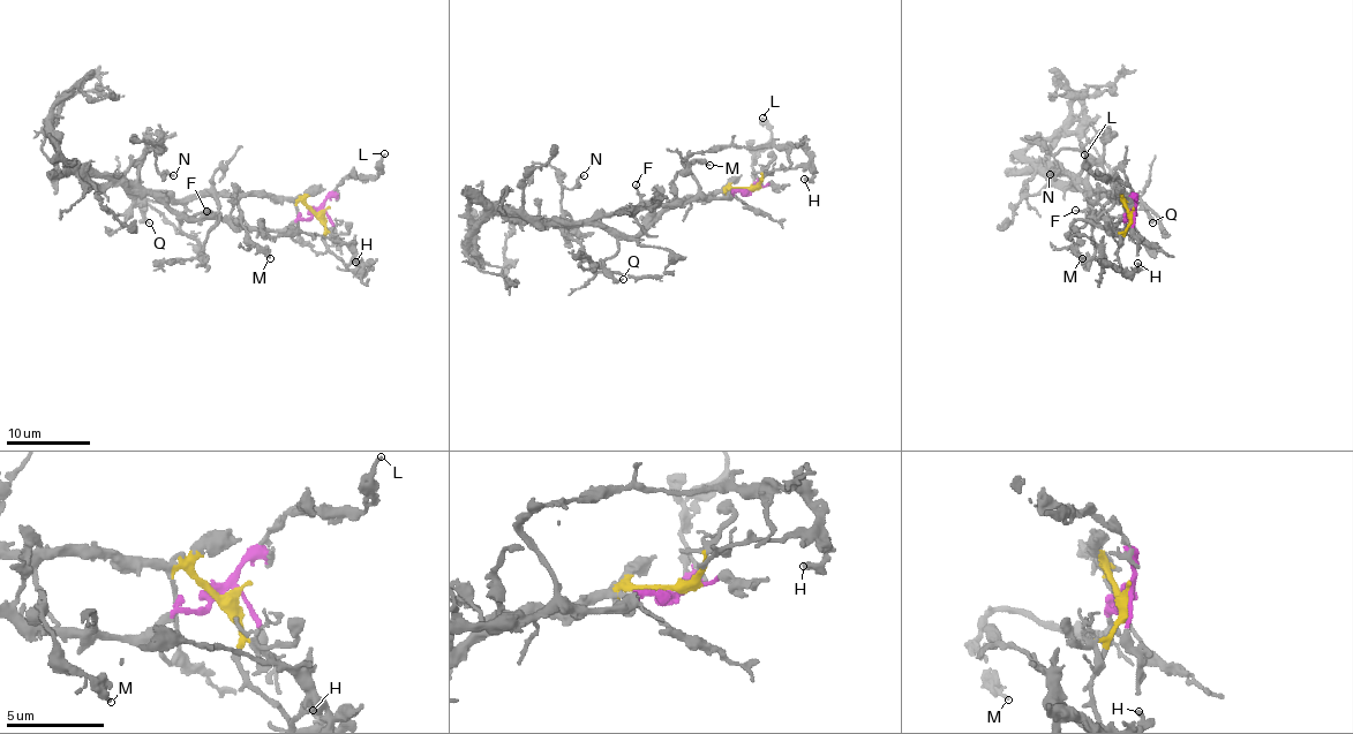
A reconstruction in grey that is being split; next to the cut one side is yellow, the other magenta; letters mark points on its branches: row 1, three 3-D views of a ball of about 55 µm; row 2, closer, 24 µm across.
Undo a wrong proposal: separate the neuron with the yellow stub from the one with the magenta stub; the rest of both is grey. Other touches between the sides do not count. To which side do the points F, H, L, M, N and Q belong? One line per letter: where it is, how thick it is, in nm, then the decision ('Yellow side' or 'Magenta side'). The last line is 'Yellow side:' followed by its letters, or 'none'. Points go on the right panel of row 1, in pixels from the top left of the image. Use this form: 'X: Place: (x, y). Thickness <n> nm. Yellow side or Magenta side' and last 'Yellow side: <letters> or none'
F: Place: (1075, 210). Thickness 160 nm. Magenta side
H: Place: (1137, 263). Thickness 280 nm. Yellow side
L: Place: (1084, 154). Thickness 160 nm. Magenta side
M: Place: (1082, 258). Thickness 200 nm. Yellow side
N: Place: (1050, 174). Thickness 160 nm. Yellow side
Q: Place: (1152, 222). Thickness 170 nm. Yellow side
Yellow side: H, M, N, Q

